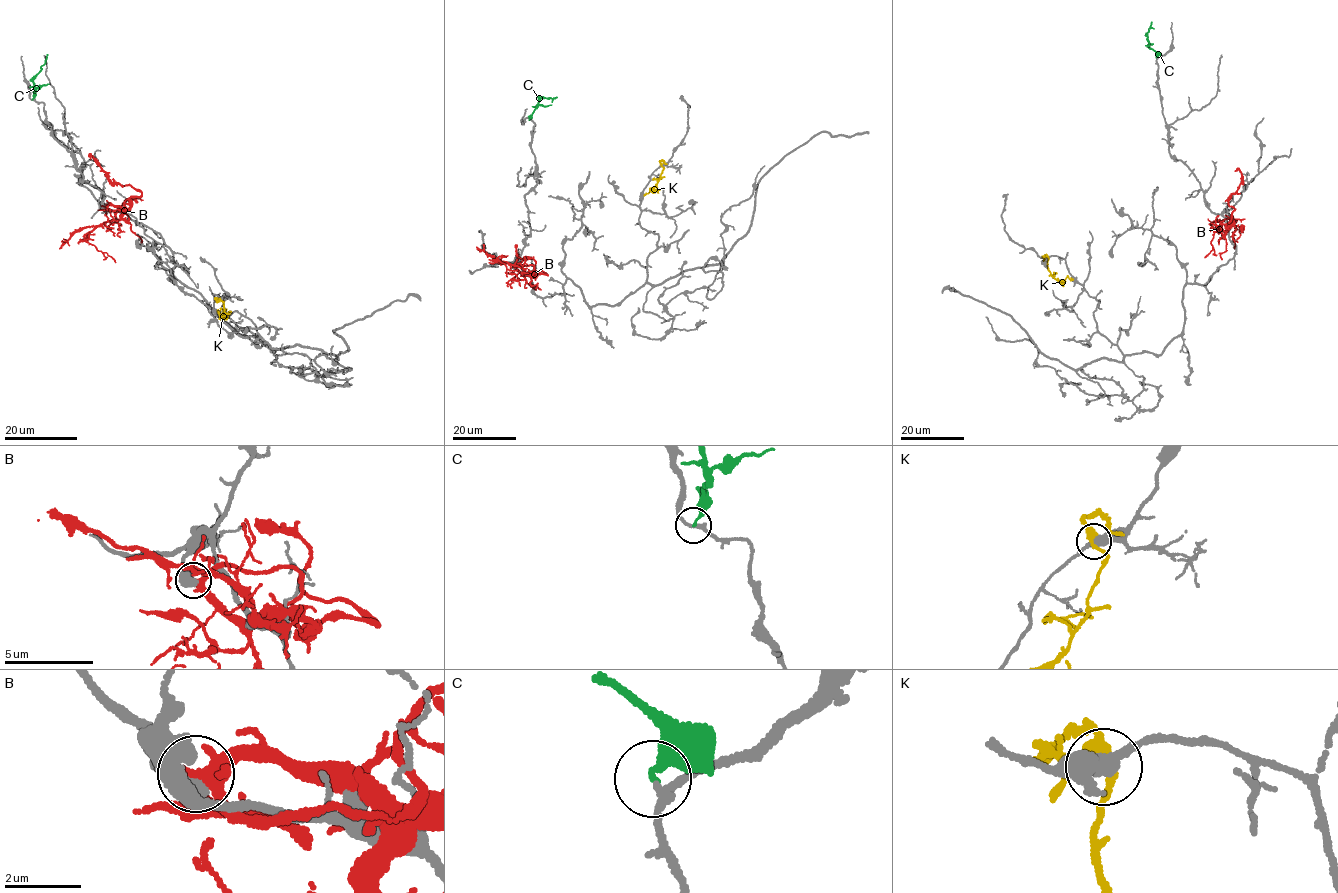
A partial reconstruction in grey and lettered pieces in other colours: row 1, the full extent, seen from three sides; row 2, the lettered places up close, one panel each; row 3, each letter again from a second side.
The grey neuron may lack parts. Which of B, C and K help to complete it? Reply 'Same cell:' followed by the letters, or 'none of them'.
Same cell: none of them

